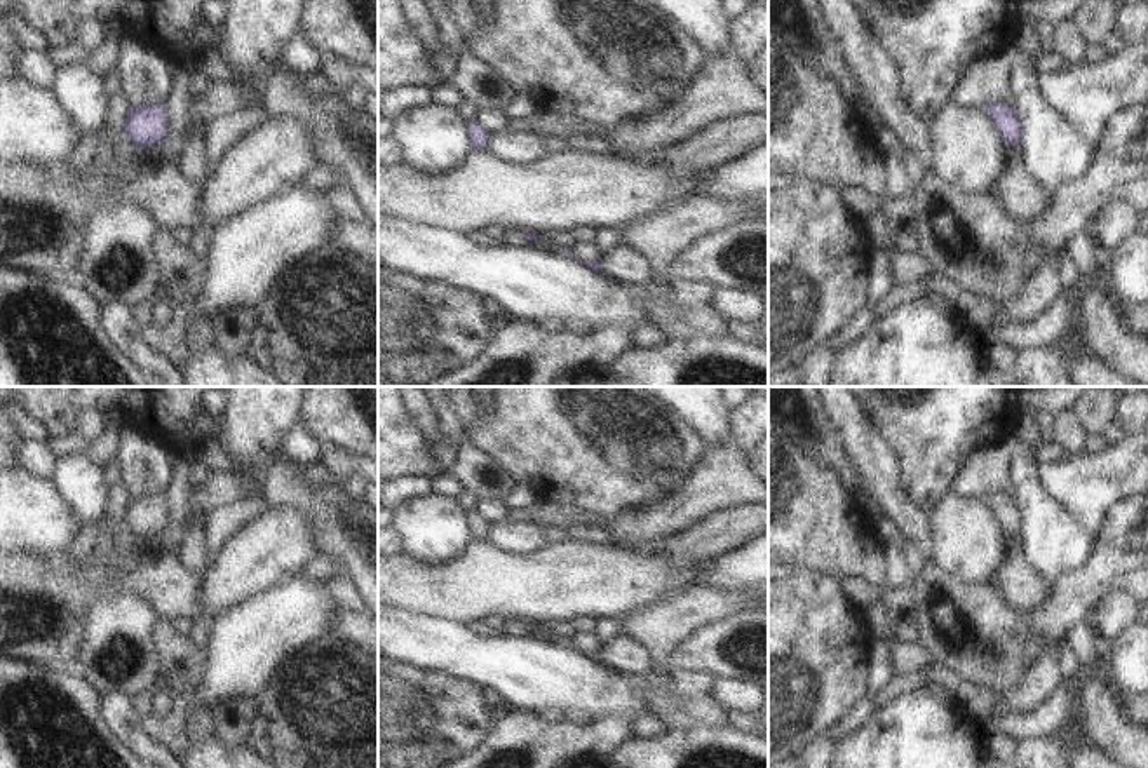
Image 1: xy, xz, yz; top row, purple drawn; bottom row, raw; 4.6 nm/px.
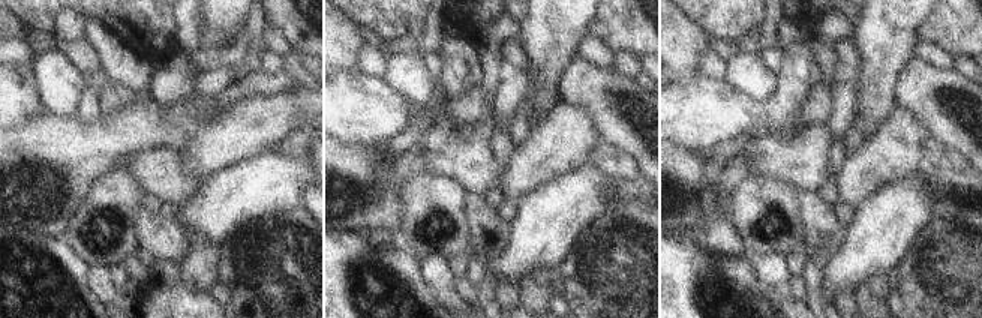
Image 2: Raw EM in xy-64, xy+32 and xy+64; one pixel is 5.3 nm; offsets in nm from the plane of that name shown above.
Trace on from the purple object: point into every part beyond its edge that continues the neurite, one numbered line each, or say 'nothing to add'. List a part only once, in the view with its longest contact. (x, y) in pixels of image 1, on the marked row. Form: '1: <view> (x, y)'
nothing to add.

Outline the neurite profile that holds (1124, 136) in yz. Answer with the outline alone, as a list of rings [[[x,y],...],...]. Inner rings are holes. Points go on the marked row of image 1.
[[[1148,103],[1115,113],[1099,134],[1097,150],[1131,164],[1148,160]]]

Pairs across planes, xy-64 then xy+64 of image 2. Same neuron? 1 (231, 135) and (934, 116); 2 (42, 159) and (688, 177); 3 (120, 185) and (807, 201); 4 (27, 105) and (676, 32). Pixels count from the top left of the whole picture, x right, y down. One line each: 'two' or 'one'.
1: two
2: one
3: two
4: two

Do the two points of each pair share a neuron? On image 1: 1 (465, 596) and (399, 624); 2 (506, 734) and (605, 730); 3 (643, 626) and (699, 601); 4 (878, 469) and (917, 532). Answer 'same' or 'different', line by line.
1: different
2: same
3: same
4: same

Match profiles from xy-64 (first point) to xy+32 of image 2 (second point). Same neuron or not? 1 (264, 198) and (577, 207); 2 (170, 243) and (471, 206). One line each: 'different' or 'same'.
1: same
2: same

